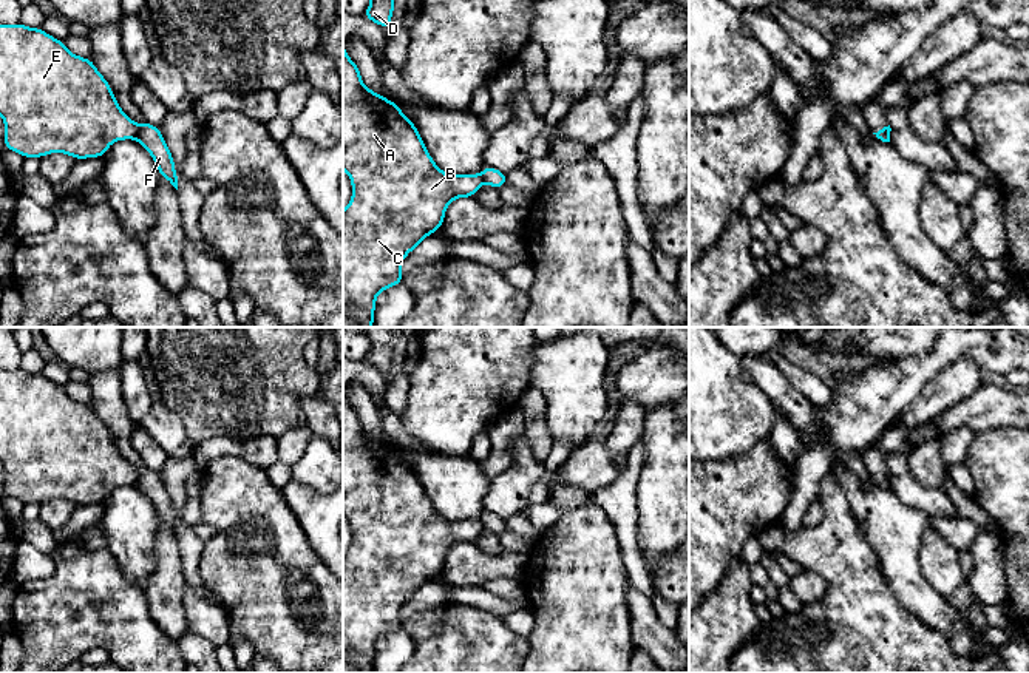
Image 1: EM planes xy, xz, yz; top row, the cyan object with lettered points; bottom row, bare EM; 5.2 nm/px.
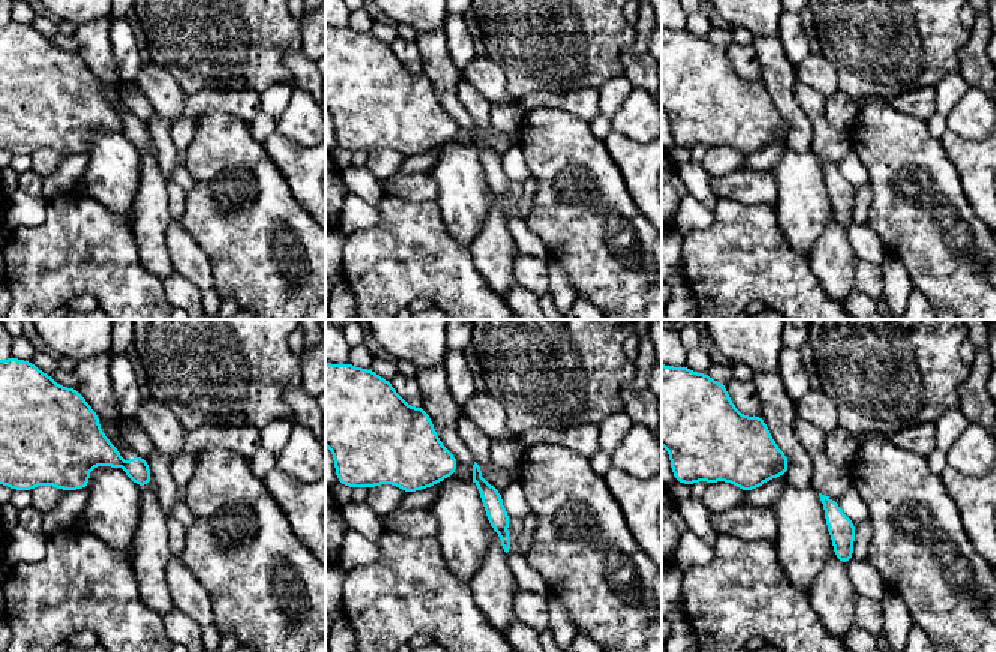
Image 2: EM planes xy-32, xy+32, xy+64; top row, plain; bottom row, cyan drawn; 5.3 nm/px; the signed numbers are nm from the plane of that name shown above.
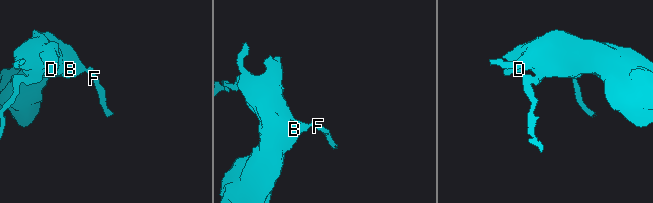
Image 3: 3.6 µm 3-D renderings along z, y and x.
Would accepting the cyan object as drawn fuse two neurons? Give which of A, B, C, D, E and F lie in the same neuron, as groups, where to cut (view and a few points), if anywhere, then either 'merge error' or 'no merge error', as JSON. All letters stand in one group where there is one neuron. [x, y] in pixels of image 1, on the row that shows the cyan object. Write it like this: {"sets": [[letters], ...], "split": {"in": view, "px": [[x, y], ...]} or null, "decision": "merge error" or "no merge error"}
{"sets": [["A", "B", "C", "D", "E"], ["F"]], "split": {"in": "xy", "px": [[139, 125], [133, 138]]}, "decision": "merge error"}

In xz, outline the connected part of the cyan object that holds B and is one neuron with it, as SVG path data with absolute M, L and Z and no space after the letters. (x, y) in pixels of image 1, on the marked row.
M343 43L343 170L349 174L352 184L352 198L348 207L343 210L343 327L372 327L375 298L385 289L399 286L403 281L400 272L400 264L409 252L413 252L422 239L434 232L440 230L445 219L447 207L451 201L457 198L473 198L479 187L484 184L481 174L447 174L433 161L428 153L416 125L413 120L403 116L402 108L388 100L385 96L374 93L366 88L358 66L346 54L346 46Z

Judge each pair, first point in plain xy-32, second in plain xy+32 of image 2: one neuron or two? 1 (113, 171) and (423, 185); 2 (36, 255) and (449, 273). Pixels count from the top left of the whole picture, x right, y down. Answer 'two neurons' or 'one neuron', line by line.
1: two neurons
2: one neuron

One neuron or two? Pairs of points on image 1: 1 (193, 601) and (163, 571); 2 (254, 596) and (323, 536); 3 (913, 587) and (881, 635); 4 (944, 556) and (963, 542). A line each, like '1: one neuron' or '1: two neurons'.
1: two neurons
2: two neurons
3: two neurons
4: two neurons

